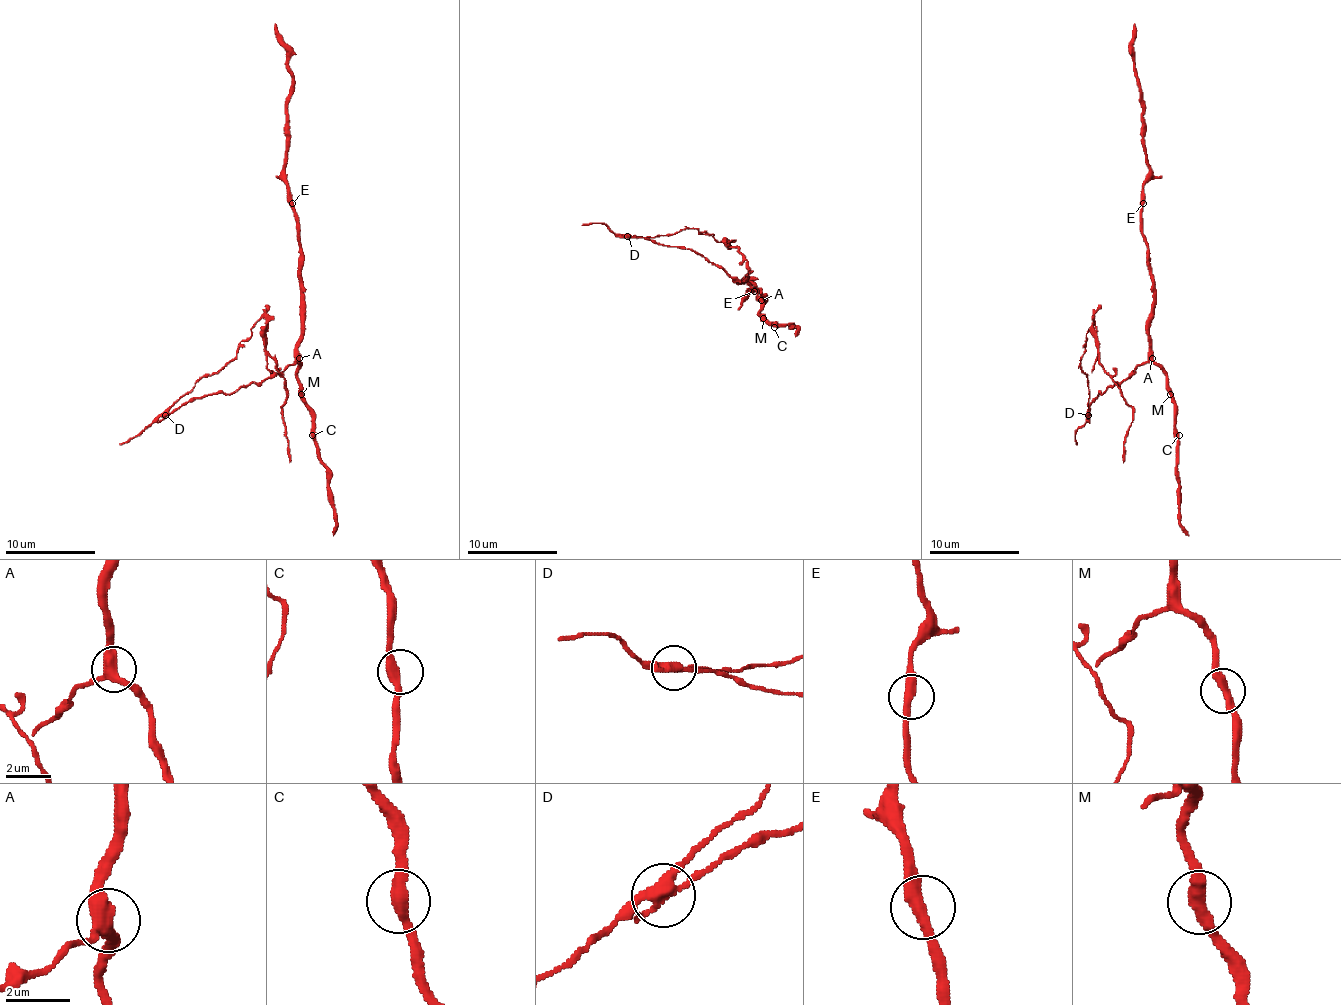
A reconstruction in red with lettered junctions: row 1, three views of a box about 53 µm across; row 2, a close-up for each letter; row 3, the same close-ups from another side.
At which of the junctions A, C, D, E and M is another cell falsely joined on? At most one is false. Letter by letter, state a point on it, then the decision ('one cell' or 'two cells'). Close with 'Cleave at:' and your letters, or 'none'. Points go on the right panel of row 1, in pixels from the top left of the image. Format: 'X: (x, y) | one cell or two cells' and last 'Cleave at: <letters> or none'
A: (1152, 358) | one cell
C: (1179, 435) | one cell
D: (1088, 415) | two cells
E: (1143, 203) | one cell
M: (1170, 394) | one cell
Cleave at: D

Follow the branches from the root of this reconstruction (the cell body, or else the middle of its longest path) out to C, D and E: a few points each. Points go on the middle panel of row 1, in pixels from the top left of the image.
C: (720, 268), (732, 277), (745, 282), (756, 293), (761, 302), (759, 313), (768, 322), (774, 322), (774, 327)
D: (720, 268), (689, 248), (628, 237)
E: (720, 268), (732, 277), (747, 282), (759, 298), (763, 298), (763, 302), (761, 293), (756, 289), (754, 291)

